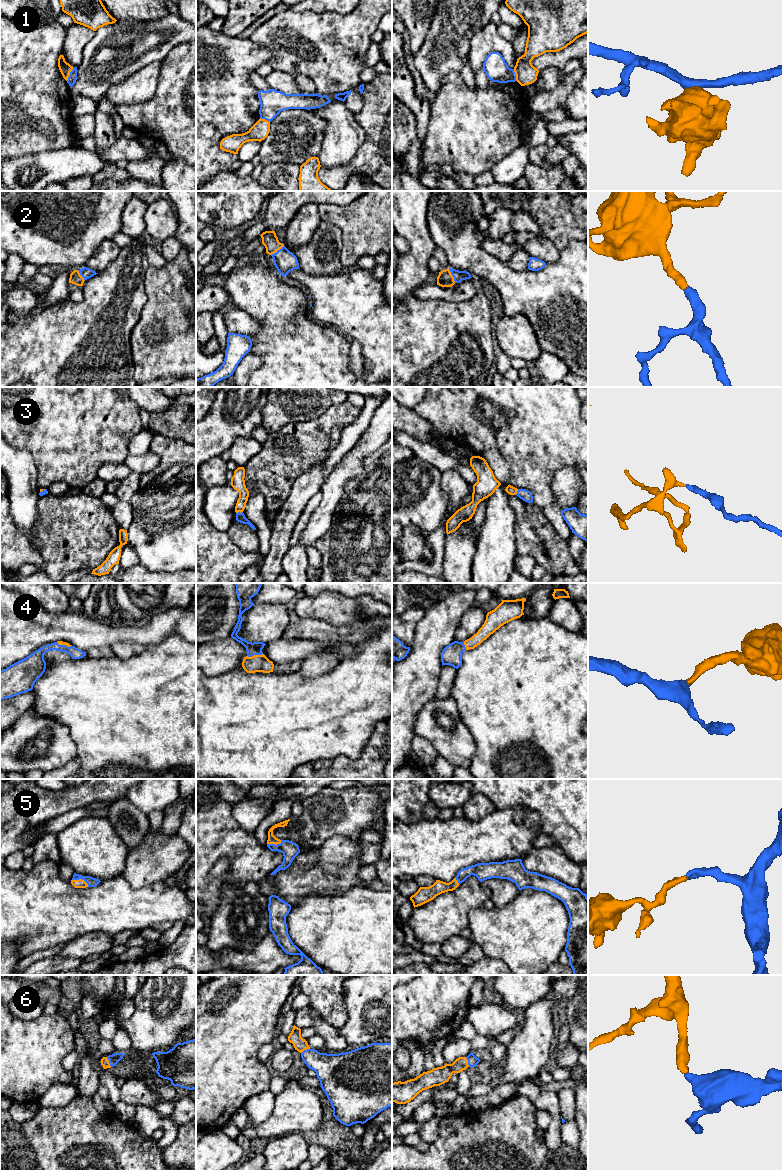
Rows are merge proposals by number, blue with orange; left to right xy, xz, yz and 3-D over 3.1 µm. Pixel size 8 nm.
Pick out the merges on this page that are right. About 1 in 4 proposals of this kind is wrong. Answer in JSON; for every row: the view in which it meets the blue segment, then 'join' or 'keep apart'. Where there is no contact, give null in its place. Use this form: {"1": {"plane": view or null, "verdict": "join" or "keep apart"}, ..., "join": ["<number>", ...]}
{"1": {"plane": "xy", "verdict": "keep apart"}, "2": {"plane": "yz", "verdict": "join"}, "3": {"plane": "xz", "verdict": "join"}, "4": {"plane": "xz", "verdict": "join"}, "5": {"plane": "xy", "verdict": "join"}, "6": {"plane": "xy", "verdict": "join"}, "join": ["2", "3", "4", "5", "6"]}

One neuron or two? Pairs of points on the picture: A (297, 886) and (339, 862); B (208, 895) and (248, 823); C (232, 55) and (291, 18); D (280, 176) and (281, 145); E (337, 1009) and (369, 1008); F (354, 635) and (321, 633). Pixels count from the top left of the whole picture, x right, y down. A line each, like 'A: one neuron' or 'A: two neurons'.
A: one neuron
B: two neurons
C: two neurons
D: two neurons
E: two neurons
F: one neuron

